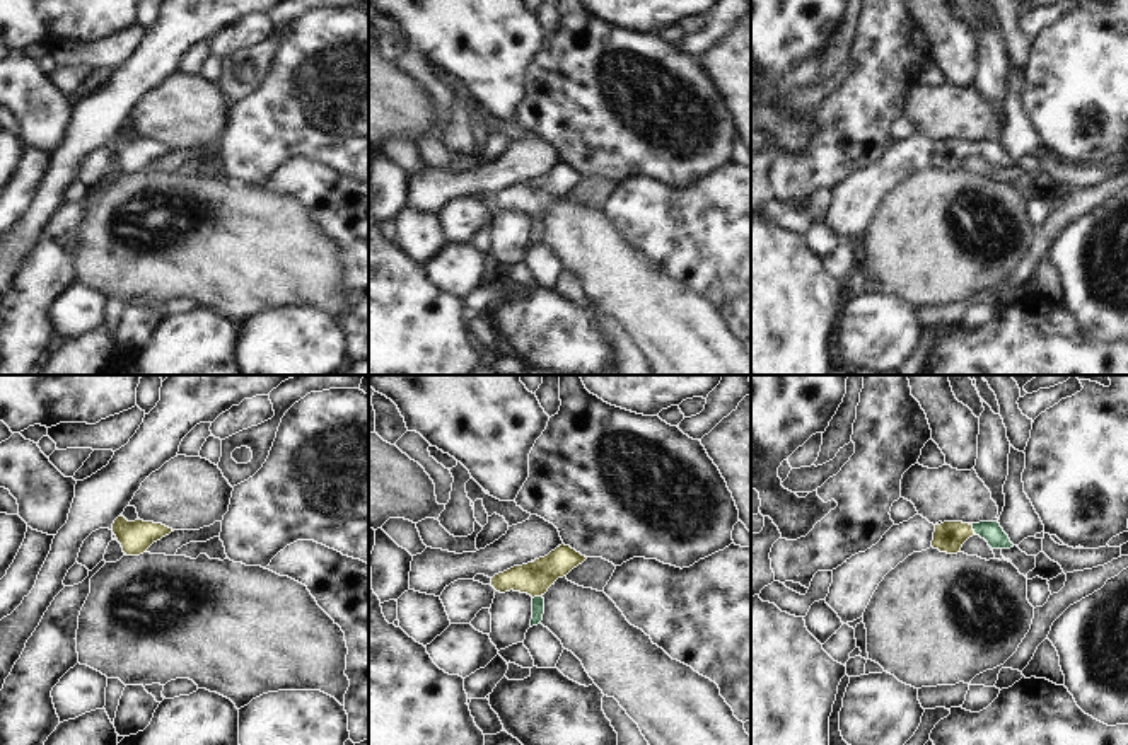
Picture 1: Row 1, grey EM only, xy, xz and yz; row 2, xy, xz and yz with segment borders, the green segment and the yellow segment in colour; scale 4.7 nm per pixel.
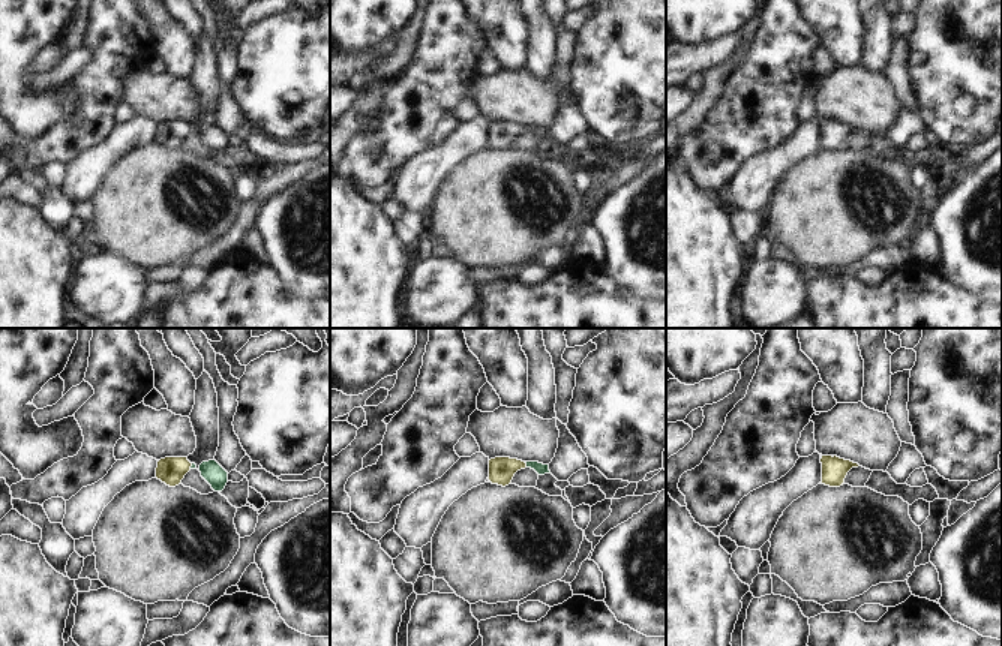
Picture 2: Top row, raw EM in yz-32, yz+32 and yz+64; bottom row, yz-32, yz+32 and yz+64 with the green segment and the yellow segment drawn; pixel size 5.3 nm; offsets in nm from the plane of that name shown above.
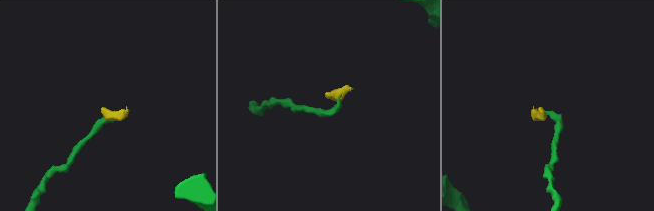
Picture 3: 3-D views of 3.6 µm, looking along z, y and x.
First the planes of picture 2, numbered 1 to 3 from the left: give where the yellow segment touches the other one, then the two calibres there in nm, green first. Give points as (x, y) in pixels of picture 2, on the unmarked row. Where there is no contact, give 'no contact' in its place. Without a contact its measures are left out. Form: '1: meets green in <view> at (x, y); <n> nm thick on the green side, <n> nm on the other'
1: meets green in yz-32 at (191, 131); 30 nm thick on the green side, 150 nm on the other
2: meets green in yz+32 at (527, 129); 60 nm thick on the green side, 140 nm on the other
3: no contact

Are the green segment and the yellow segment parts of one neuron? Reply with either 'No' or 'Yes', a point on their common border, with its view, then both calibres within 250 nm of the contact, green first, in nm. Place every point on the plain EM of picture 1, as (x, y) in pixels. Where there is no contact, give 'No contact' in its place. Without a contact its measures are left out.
Yes. Touches green at yz (973, 147). Thickness 100 nm (green) against 140 nm.

